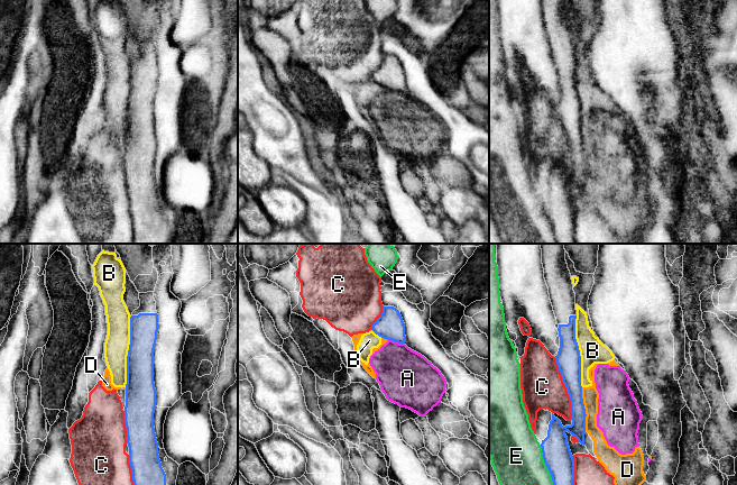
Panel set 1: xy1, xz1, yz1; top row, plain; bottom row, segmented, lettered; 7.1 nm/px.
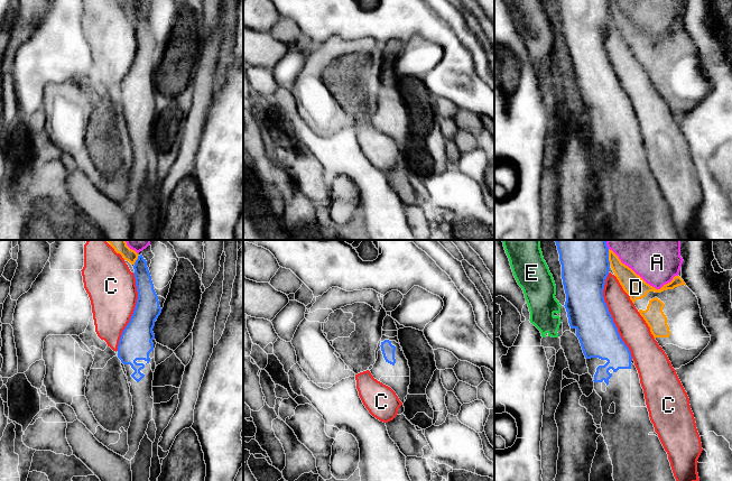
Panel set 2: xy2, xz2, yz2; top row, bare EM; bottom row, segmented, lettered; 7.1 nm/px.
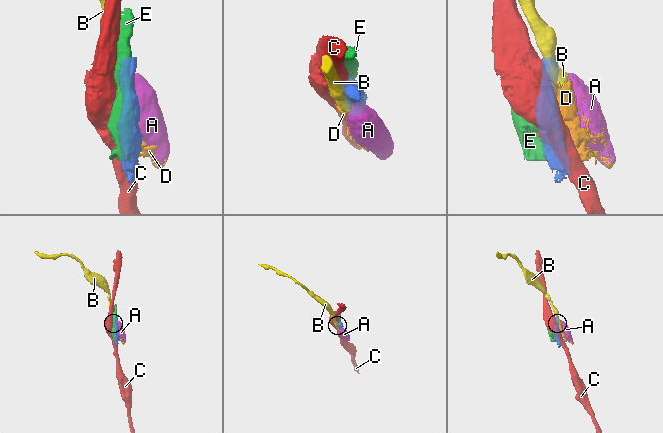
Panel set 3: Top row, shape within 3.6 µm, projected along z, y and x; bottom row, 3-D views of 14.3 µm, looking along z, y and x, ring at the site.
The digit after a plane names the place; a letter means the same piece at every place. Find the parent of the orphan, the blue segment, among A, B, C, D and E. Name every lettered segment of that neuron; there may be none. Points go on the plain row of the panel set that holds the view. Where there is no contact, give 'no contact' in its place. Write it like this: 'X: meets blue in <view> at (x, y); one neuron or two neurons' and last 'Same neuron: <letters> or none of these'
A: meets blue in xz1 at (396, 90); two neurons
B: meets blue in xy1 at (128, 100); two neurons
C: meets blue in yz2 at (611, 64); two neurons
D: meets blue in yz1 at (585, 157); two neurons
E: meets blue in yz1 at (547, 217); two neurons
Same neuron: none of these

